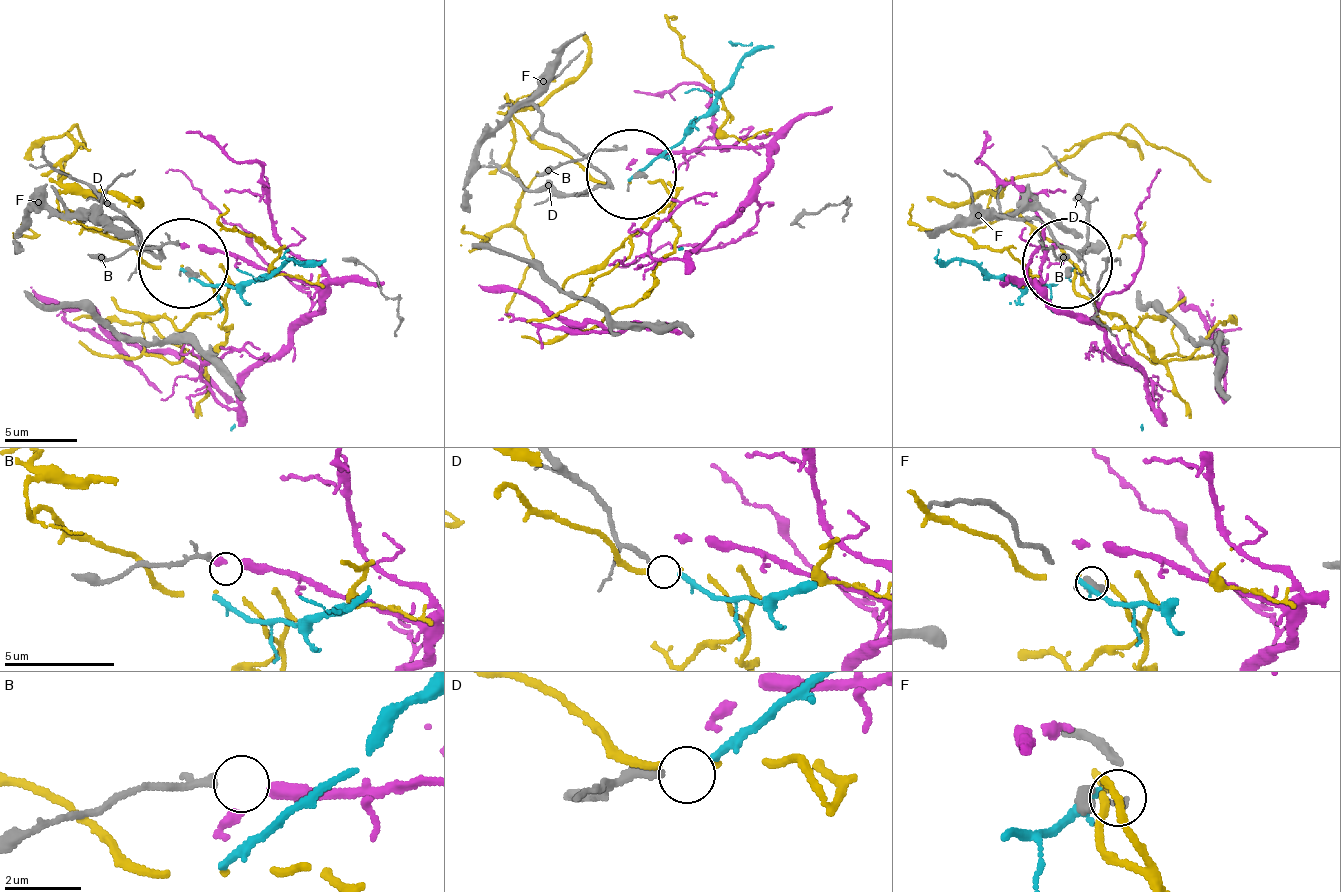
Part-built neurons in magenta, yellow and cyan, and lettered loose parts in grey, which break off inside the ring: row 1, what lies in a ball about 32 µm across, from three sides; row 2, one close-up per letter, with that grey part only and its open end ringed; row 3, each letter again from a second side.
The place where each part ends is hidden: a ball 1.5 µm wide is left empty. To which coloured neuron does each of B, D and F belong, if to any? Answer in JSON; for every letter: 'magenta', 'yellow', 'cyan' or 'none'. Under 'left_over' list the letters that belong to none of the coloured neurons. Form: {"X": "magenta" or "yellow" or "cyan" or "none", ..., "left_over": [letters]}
{"B": "magenta", "D": "cyan", "F": "none", "left_over": ["F"]}

